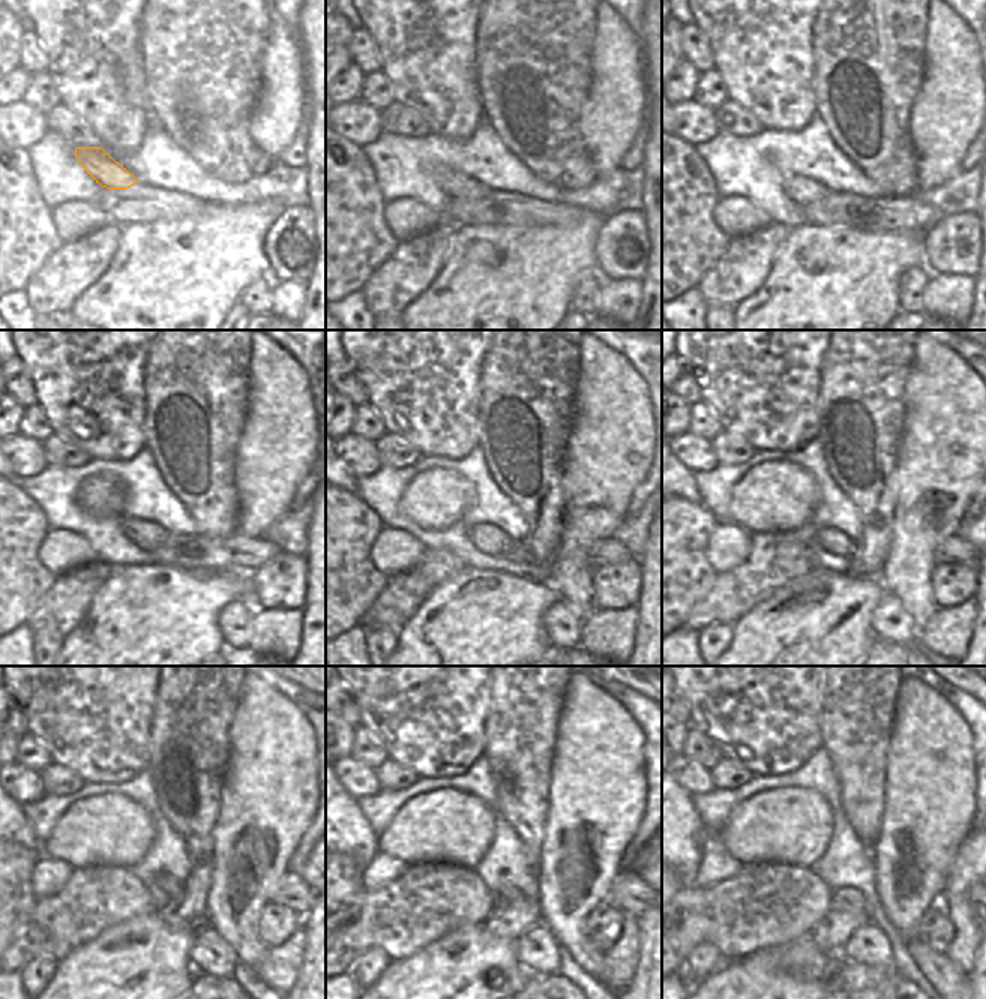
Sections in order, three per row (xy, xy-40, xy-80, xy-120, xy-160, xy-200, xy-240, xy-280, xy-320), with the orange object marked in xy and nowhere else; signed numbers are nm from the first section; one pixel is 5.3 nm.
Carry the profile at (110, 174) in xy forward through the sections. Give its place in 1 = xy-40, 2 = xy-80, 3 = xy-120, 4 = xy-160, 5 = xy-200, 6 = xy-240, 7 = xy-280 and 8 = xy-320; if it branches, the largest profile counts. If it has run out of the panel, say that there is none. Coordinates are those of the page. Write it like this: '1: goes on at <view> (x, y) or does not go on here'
1: goes on at xy-40 (455, 185)
2: goes on at xy-80 (803, 191)
3: goes on at xy-120 (147, 536)
4: goes on at xy-160 (489, 539)
5: goes on at xy-200 (833, 540)
6: goes on at xy-240 (165, 882)
7: goes on at xy-280 (506, 894)
8: goes on at xy-320 (844, 899)

